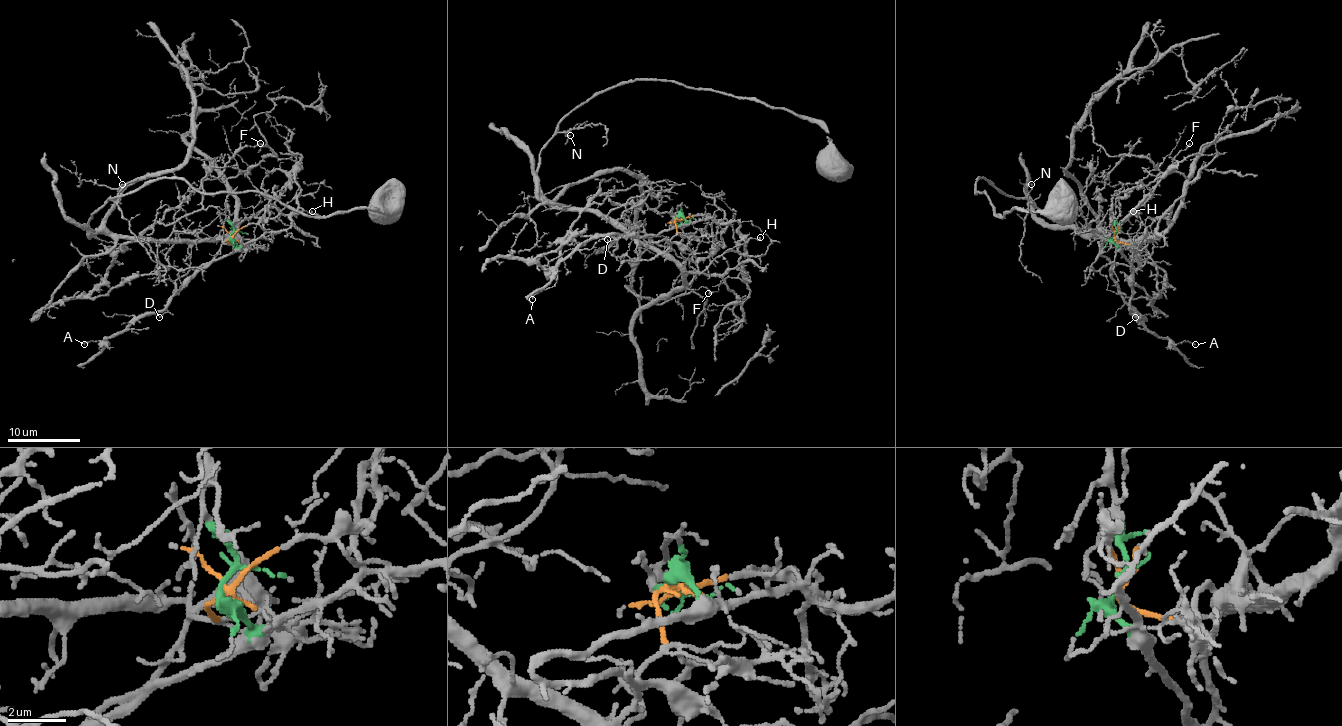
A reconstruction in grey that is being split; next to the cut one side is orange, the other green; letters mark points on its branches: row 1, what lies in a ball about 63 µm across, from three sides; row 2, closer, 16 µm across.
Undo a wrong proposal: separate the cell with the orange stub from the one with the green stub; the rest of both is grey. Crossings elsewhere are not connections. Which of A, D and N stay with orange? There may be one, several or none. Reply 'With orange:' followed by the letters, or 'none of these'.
With orange: N

